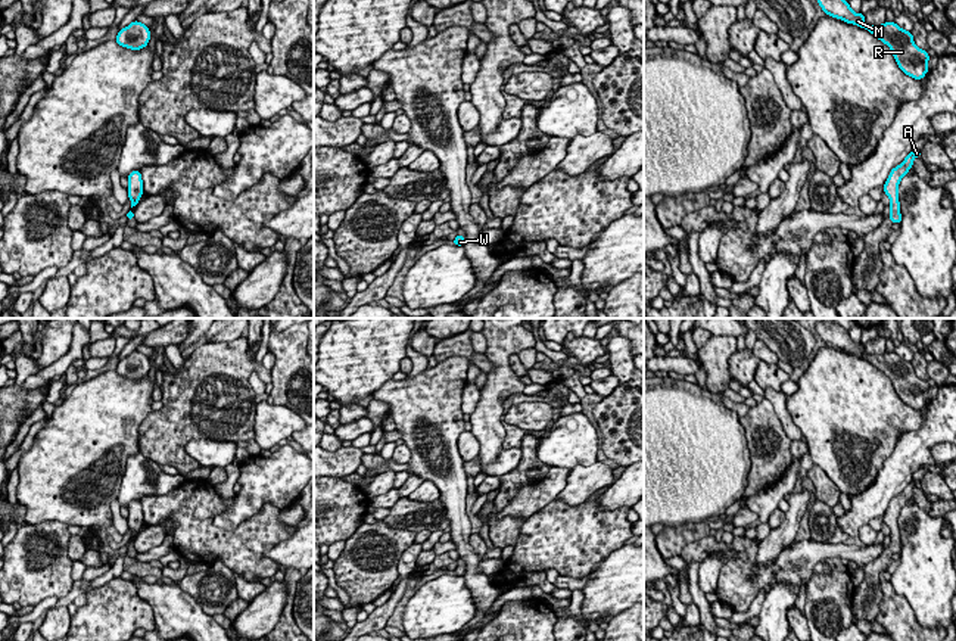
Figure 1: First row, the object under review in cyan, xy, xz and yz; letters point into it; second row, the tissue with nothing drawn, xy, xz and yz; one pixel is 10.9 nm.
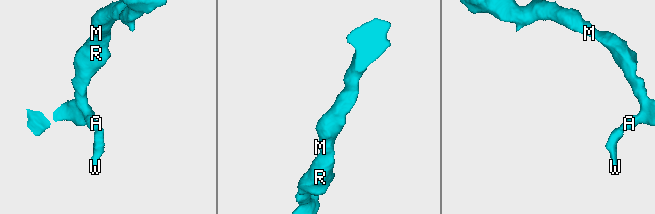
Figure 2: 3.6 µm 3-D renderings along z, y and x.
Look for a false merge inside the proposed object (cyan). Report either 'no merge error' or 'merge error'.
no merge error

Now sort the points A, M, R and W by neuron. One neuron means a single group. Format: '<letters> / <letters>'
A M R W

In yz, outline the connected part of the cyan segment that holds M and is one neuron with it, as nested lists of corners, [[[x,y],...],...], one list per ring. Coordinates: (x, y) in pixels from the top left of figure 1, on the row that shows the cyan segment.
[[[816,0],[822,10],[832,18],[847,24],[868,29],[878,40],[887,44],[896,59],[899,68],[915,80],[922,80],[928,72],[929,55],[919,49],[910,31],[904,31],[896,22],[884,22],[882,25],[866,25],[865,15],[851,10],[846,0]]]

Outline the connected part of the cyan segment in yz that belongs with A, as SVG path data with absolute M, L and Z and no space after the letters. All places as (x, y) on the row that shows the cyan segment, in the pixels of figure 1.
M912 150L904 161L890 171L890 175L884 184L884 193L890 197L890 220L897 224L901 223L900 202L899 202L899 184L901 178L909 174L909 169L913 165L913 159L921 158L921 150Z

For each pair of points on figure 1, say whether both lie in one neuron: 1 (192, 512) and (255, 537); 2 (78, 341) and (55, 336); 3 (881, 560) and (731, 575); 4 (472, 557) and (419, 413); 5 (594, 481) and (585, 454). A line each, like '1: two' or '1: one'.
1: one
2: two
3: two
4: one
5: two

